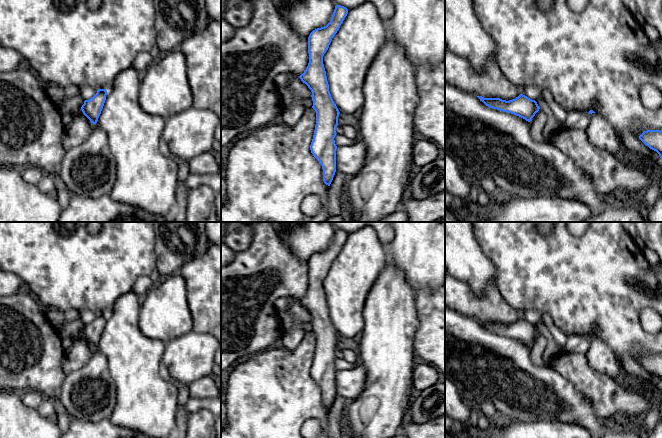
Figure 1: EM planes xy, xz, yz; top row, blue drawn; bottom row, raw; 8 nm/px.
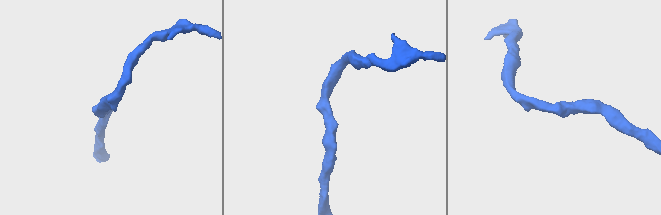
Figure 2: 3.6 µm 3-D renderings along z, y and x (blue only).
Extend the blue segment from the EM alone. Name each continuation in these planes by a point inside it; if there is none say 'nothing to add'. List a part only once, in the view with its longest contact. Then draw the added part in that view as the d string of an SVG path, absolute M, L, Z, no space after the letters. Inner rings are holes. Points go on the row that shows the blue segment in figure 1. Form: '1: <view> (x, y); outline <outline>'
nothing to add

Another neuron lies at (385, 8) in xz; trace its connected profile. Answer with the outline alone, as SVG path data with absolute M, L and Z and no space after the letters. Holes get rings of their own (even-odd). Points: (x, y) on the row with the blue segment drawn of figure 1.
M333 0L336 5L346 7L348 10L353 9L365 2L371 2L378 11L381 20L387 25L392 19L395 8L392 0Z

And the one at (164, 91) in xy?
M179 48L162 54L145 70L138 102L143 111L164 120L192 107L186 58Z

